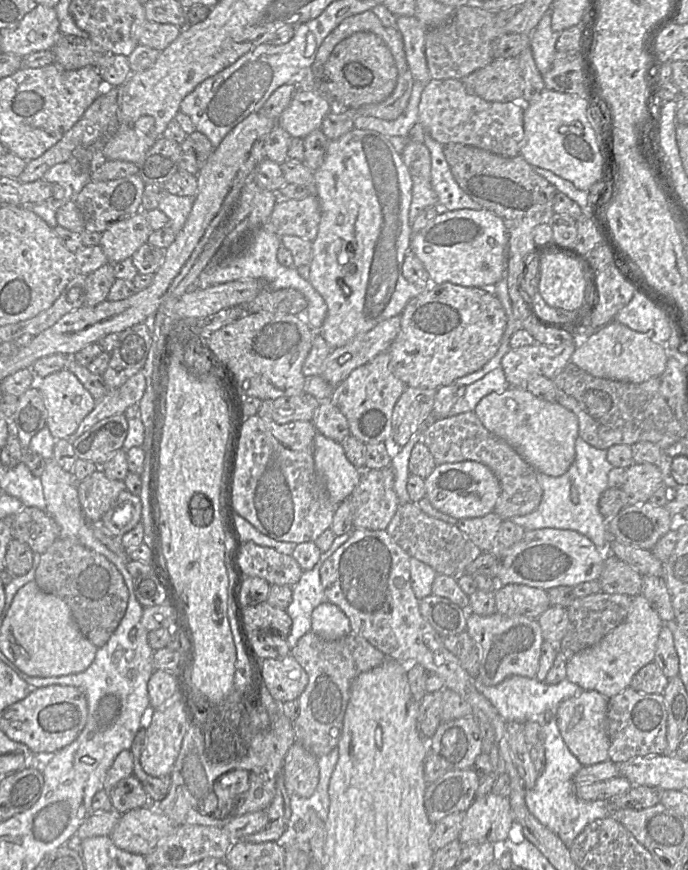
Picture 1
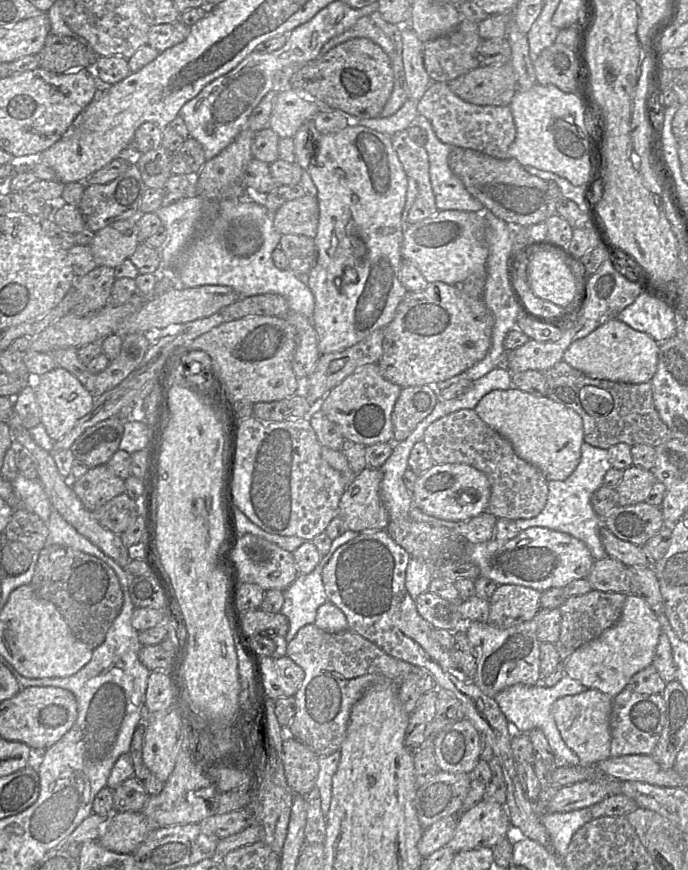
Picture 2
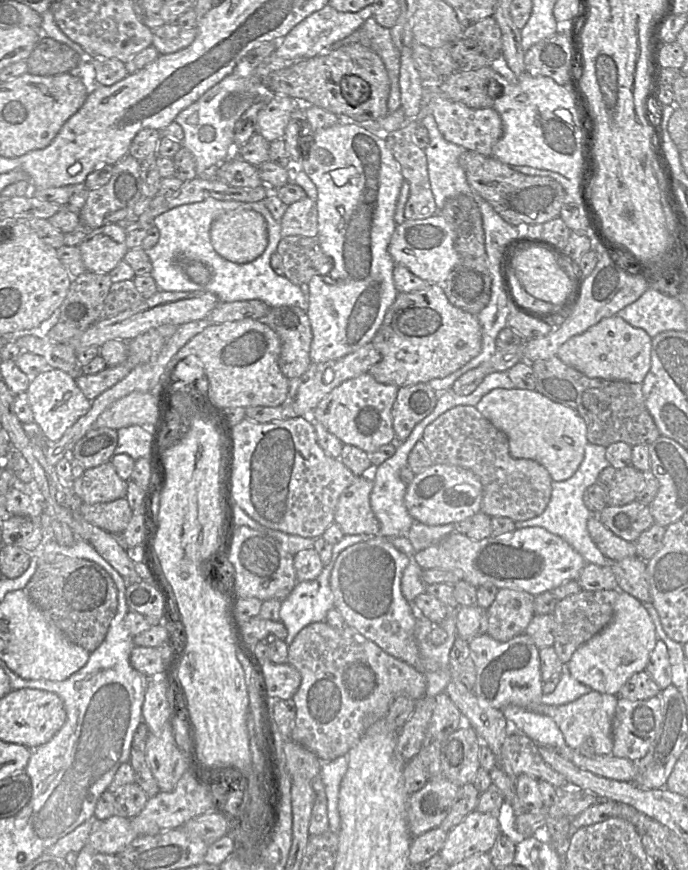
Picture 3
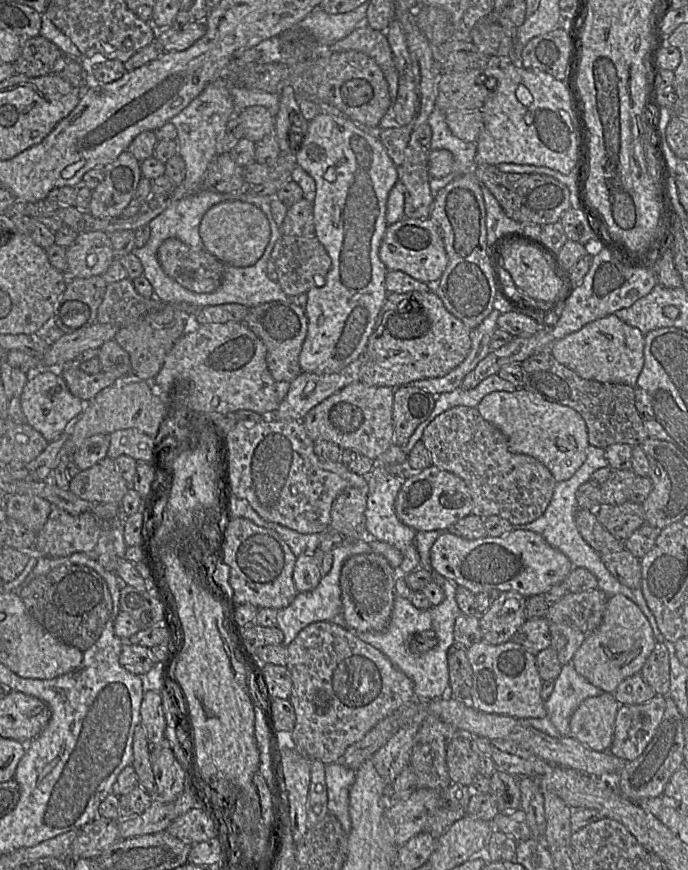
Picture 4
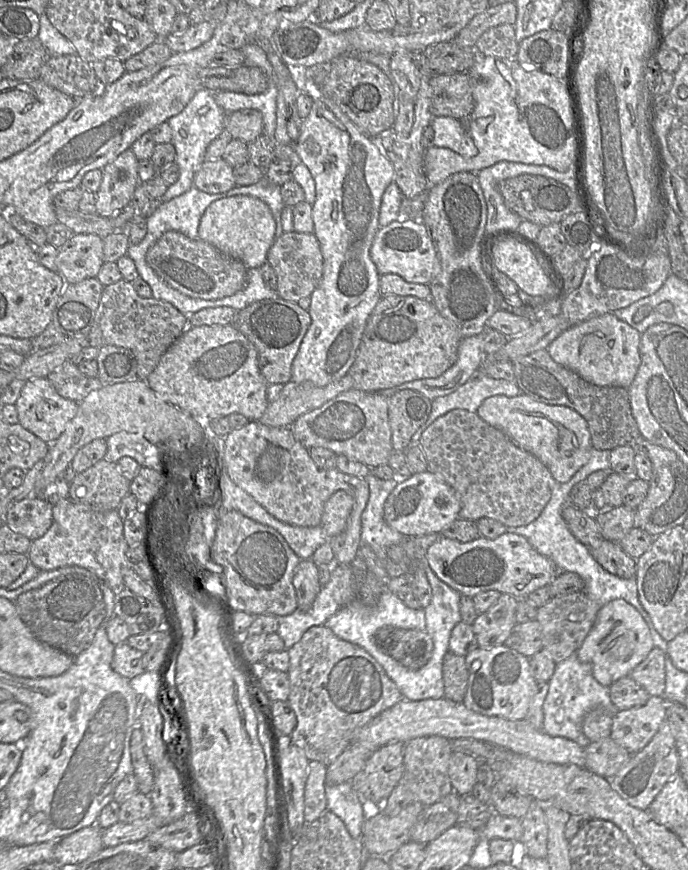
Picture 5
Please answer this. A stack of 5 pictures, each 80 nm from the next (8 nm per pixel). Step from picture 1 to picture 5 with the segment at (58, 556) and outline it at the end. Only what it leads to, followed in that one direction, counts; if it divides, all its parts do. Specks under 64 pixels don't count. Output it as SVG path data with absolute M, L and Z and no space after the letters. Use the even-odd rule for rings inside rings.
M79 566L64 568L54 581L22 593L15 605L21 620L38 641L72 657L91 645L106 616L100 578L93 571Z

